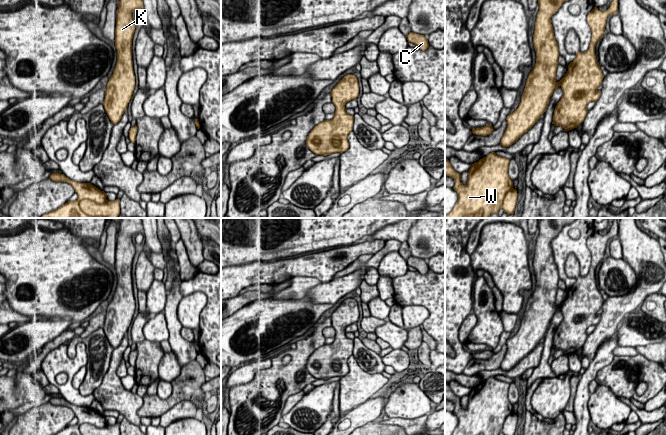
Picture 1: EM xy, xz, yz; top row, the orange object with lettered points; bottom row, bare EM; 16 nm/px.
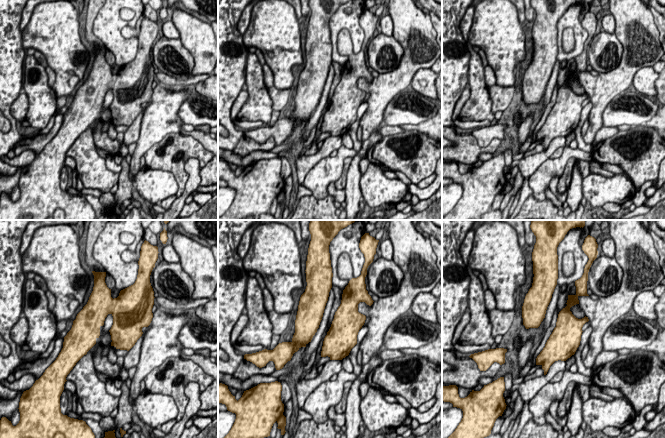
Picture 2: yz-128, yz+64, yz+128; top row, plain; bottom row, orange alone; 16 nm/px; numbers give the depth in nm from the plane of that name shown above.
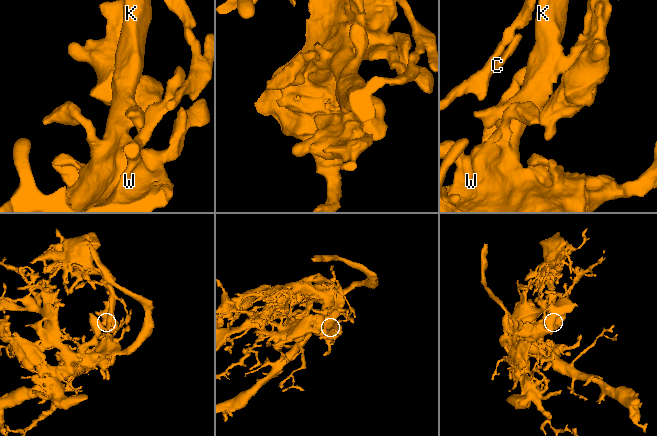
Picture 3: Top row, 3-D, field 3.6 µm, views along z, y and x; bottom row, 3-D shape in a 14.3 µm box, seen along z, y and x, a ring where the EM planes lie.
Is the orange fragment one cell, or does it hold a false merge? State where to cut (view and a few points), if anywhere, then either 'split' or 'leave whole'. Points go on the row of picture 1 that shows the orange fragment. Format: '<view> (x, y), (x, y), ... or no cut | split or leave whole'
no cut | leave whole

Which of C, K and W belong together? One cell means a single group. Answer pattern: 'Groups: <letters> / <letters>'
Groups: C K W

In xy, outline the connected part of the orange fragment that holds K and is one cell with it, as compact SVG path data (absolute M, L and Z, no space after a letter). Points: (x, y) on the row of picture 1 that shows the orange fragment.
M120 0L117 9L114 40L117 63L107 83L103 102L104 109L114 125L120 121L127 109L135 88L132 39L136 25L132 12L141 9L143 5L143 0Z

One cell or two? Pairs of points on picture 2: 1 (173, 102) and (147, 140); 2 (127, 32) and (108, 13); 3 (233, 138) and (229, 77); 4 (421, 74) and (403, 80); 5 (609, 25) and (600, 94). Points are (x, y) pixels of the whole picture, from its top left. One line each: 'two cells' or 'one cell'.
1: one cell
2: two cells
3: one cell
4: two cells
5: two cells

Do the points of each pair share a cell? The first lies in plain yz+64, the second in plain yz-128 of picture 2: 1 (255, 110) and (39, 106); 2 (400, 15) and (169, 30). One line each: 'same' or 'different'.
1: same
2: different

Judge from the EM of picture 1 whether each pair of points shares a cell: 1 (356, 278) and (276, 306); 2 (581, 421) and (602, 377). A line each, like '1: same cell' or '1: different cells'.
1: same cell
2: different cells

